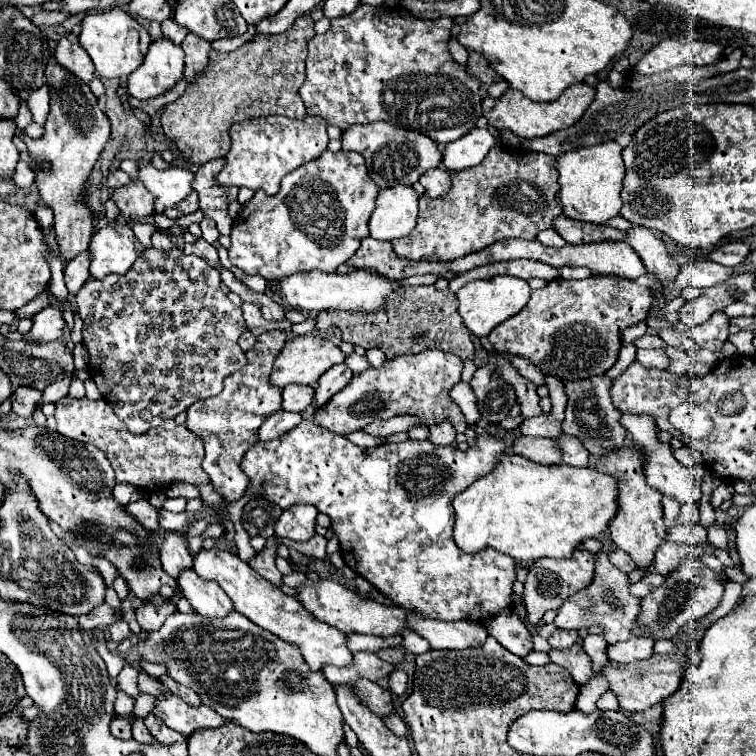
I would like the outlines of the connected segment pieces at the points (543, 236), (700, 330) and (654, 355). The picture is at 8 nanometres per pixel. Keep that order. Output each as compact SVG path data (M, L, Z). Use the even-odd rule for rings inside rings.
M543 230L543 232L537 236L537 240L539 240L541 244L545 244L545 246L551 246L551 248L561 248L561 246L567 244L555 230Z
M715 312L707 322L687 330L687 336L701 348L707 350L721 350L723 342L729 336L729 318L725 312Z
M657 348L657 350L637 350L637 360L643 366L651 366L651 368L667 368L671 364L671 358L665 354L663 348Z

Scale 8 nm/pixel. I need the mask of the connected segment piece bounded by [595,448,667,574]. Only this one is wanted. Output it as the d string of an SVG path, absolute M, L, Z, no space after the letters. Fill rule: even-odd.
M621 448L615 452L609 452L601 456L595 464L599 472L611 474L619 482L619 512L609 524L611 540L617 548L625 550L639 570L645 574L651 572L655 550L667 540L667 526L663 524L663 506L661 506L661 494L659 490L653 490L643 476L643 460L641 454L635 448Z

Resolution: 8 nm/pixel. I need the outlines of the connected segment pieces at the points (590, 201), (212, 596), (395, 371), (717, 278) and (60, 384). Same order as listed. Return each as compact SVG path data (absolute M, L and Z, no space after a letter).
M603 142L599 146L577 148L573 152L557 156L557 172L561 194L559 200L563 204L563 214L573 220L605 224L613 216L619 214L621 202L621 182L623 182L623 160L621 146L617 142Z
M185 570L179 576L179 588L189 604L205 618L225 618L233 612L233 602L221 590L217 582L201 580L193 570Z
M425 350L421 354L399 356L391 362L385 362L381 368L369 368L361 374L355 374L349 386L337 392L329 404L315 408L313 420L333 434L345 436L349 432L365 428L365 432L373 436L387 438L395 432L407 432L409 428L417 426L417 418L413 418L413 414L417 414L421 418L421 424L425 426L431 426L437 420L449 420L457 428L457 432L465 432L465 416L449 398L451 386L461 380L461 370L461 358L443 350Z
M697 258L697 260L691 260L681 266L681 272L679 272L677 280L671 284L671 288L677 288L677 290L689 288L689 286L709 288L719 282L725 282L731 274L733 274L733 268L725 268L715 262Z
M63 378L63 380L49 384L43 390L43 402L57 402L59 398L63 398L69 392L69 384L71 384L71 378Z

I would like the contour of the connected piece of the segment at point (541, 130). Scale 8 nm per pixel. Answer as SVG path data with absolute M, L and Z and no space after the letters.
M583 82L569 86L553 102L533 102L533 100L527 100L519 90L509 88L485 116L489 120L489 126L497 130L511 130L515 136L521 136L521 138L535 138L535 136L543 136L543 134L575 124L583 116L583 112L589 108L593 98L595 98L595 88Z

